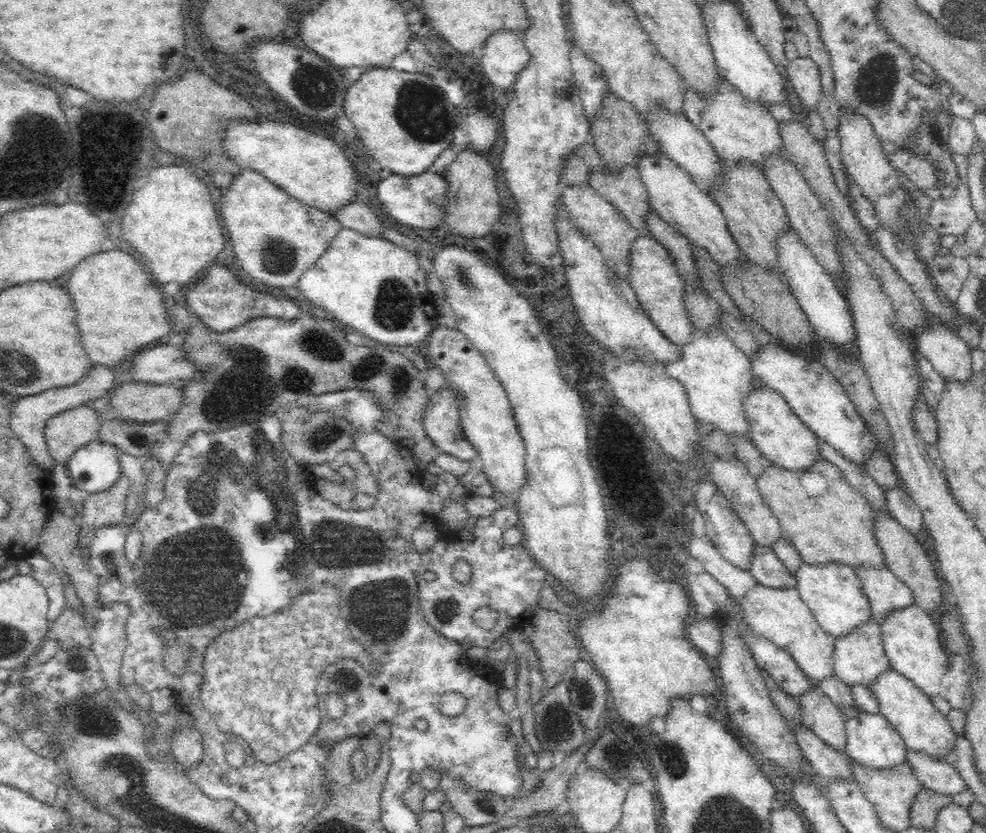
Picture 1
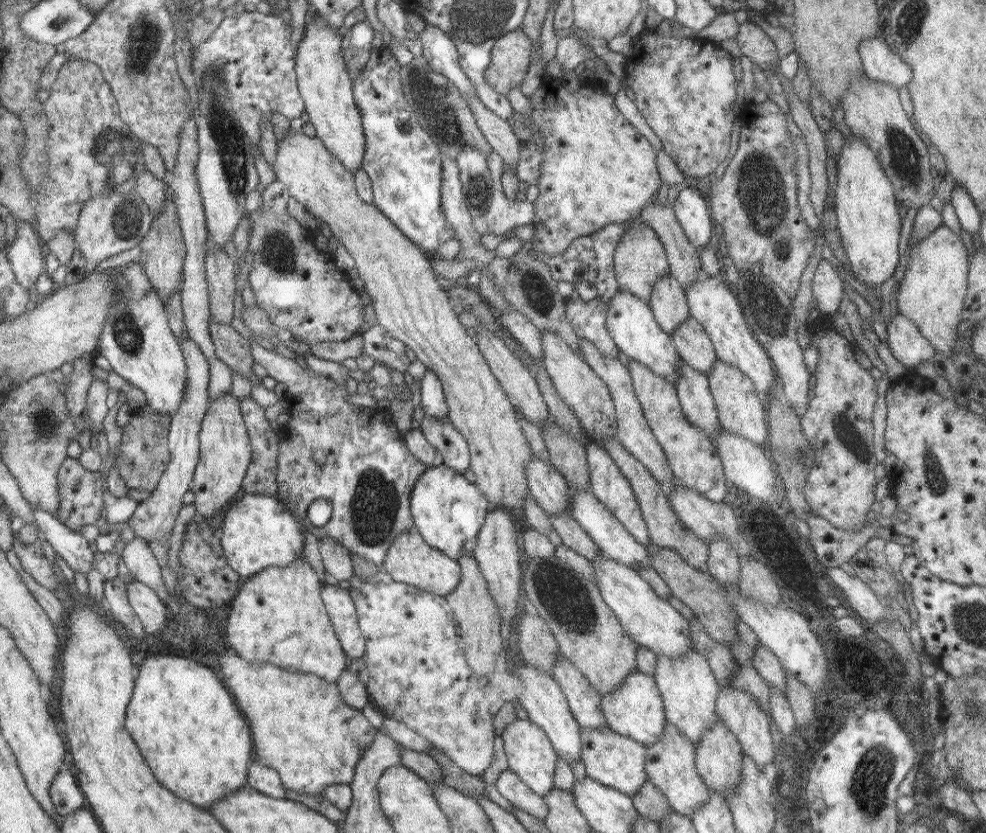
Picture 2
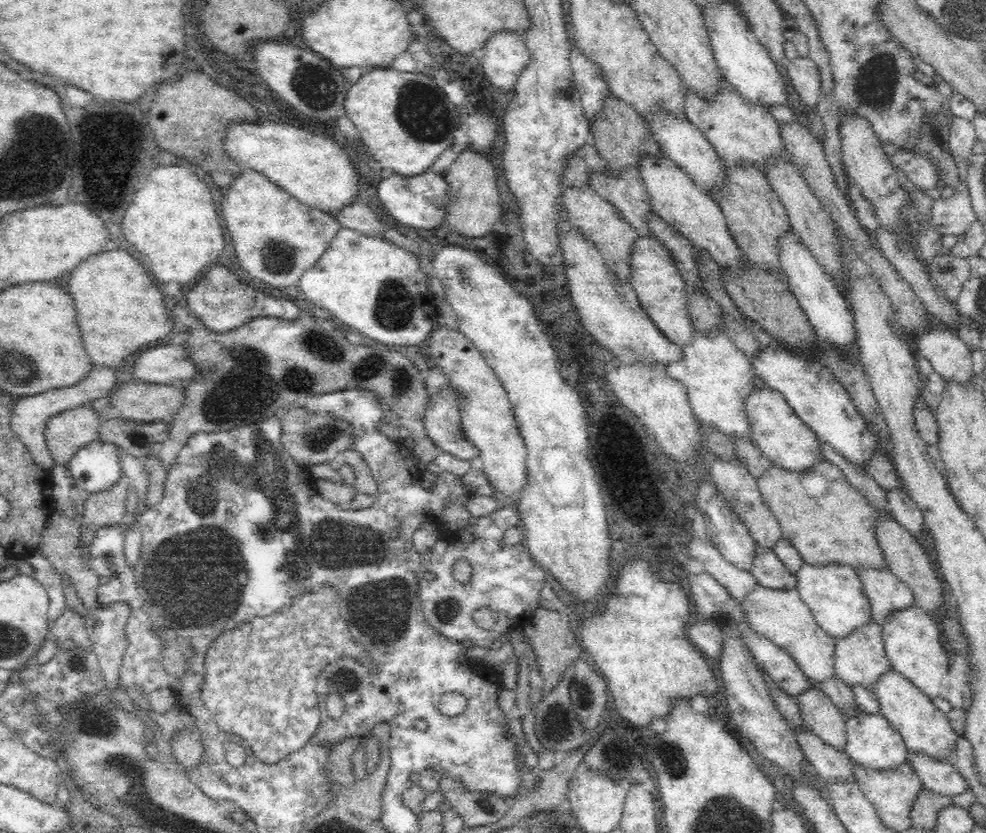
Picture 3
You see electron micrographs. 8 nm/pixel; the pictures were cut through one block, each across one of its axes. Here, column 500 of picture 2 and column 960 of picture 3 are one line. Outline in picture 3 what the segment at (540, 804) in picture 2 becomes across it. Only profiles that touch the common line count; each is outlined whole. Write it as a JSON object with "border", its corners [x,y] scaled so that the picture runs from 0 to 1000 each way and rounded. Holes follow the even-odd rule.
{"border":[[[921,898],[917,915],[927,924],[929,934],[945,951],[968,956],[972,951],[984,948],[980,936],[974,932],[974,927],[966,917],[953,915],[947,908],[941,908],[937,903],[927,903]]]}

